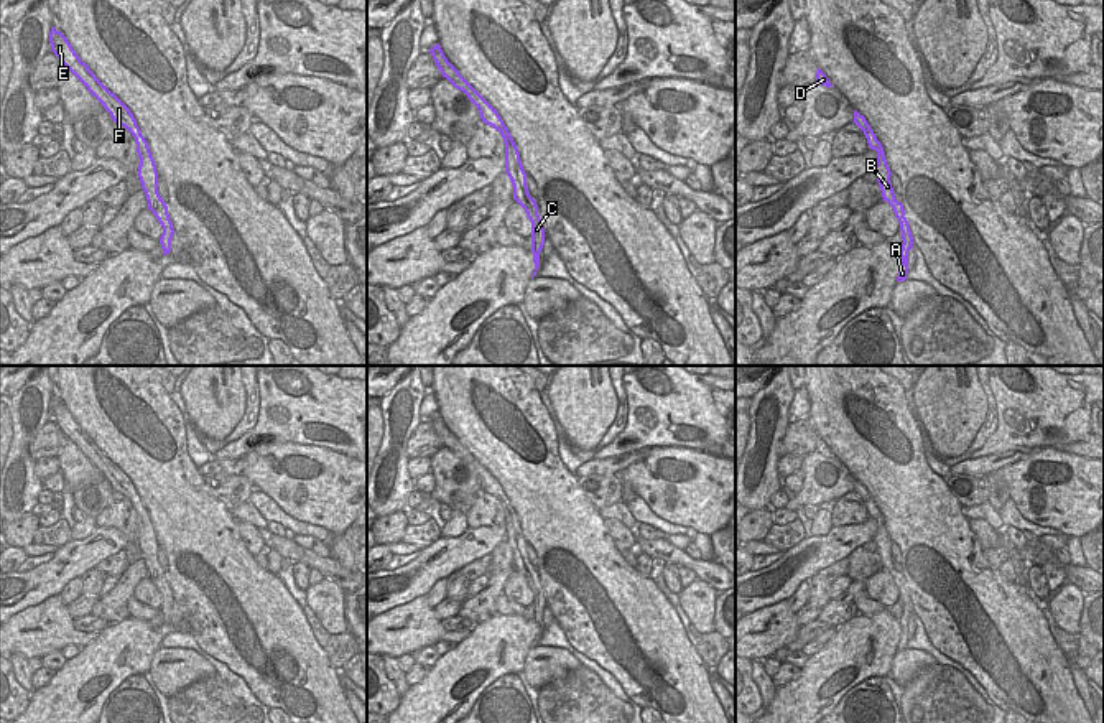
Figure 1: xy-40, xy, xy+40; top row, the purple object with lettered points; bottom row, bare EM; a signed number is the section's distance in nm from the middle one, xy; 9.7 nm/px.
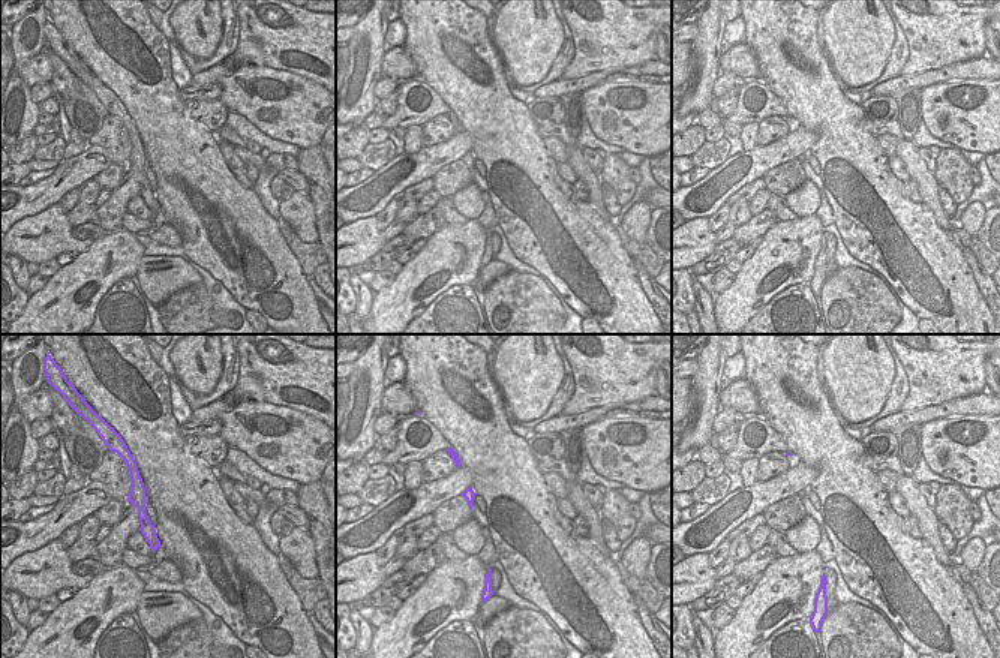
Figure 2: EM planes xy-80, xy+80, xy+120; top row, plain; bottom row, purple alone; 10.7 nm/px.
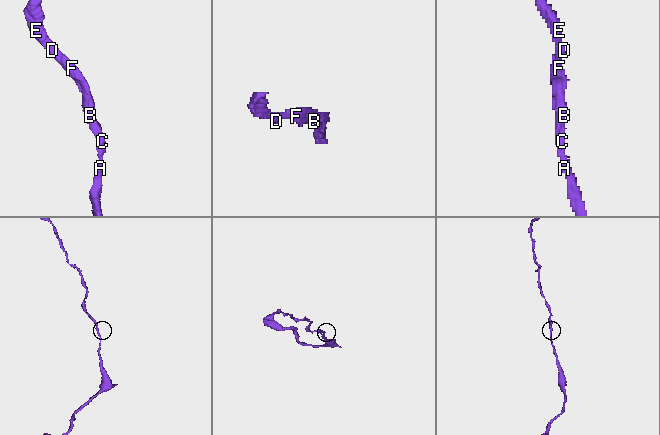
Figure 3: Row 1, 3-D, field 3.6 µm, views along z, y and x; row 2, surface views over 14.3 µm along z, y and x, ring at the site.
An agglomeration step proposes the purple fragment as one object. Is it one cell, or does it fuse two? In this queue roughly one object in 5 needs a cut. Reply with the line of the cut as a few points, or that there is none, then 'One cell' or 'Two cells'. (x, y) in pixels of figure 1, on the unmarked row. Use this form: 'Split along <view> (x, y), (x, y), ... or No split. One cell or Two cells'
No split. One cell

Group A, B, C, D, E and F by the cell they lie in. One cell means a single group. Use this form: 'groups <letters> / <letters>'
groups A B C D E F

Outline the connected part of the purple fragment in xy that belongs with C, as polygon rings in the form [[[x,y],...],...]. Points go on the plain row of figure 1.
[[[439,412],[428,422],[433,423],[433,428],[443,446],[446,446],[456,458],[462,459],[467,468],[479,478],[482,491],[499,499],[503,507],[505,542],[508,543],[513,555],[513,568],[525,578],[526,586],[531,591],[531,623],[535,632],[535,641],[531,644],[533,647],[536,644],[536,639],[540,637],[540,621],[545,614],[545,598],[538,583],[536,570],[528,562],[526,542],[523,539],[518,517],[499,481],[448,430]]]

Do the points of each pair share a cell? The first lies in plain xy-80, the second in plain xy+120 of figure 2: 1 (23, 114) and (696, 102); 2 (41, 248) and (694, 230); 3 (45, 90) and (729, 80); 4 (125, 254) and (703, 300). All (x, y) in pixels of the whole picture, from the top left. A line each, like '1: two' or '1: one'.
1: one
2: one
3: one
4: two

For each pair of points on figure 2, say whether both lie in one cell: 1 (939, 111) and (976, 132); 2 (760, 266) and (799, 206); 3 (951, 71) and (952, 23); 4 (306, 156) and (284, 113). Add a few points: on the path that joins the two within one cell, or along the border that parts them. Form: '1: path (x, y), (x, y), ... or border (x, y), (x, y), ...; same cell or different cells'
1: path (948, 111), (967, 125); same cell
2: border (814, 213), (798, 218); different cells
3: border (984, 54), (916, 74); different cells
4: border (320, 143), (302, 149); different cells

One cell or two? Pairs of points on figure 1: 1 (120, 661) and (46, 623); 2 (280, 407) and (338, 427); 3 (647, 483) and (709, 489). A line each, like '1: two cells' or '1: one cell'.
1: two cells
2: one cell
3: one cell

